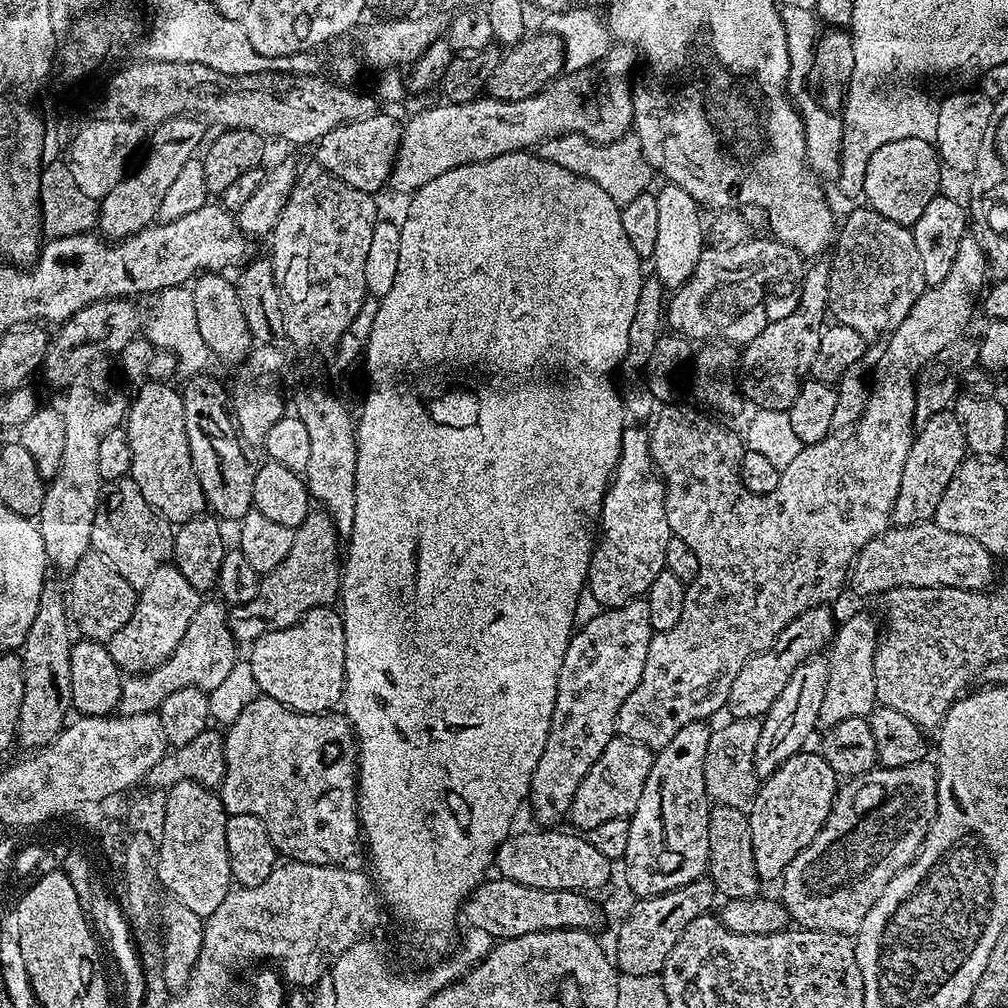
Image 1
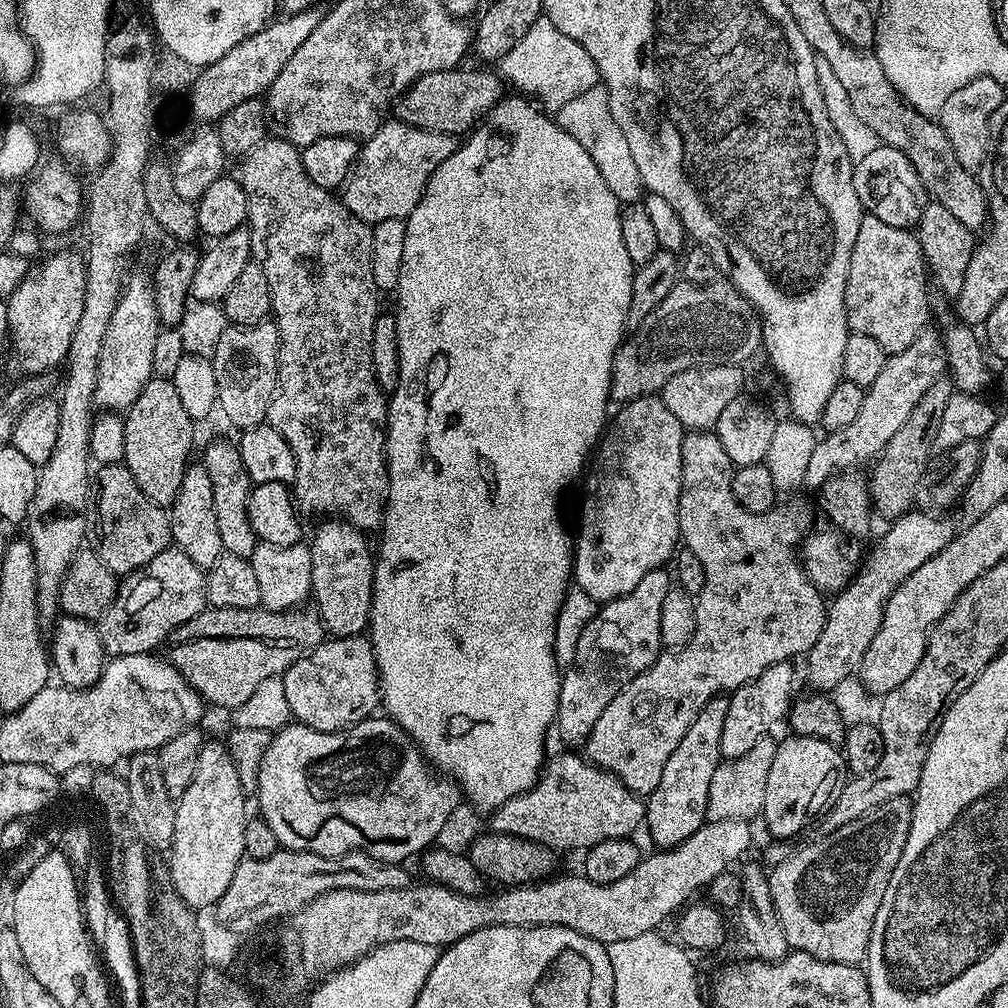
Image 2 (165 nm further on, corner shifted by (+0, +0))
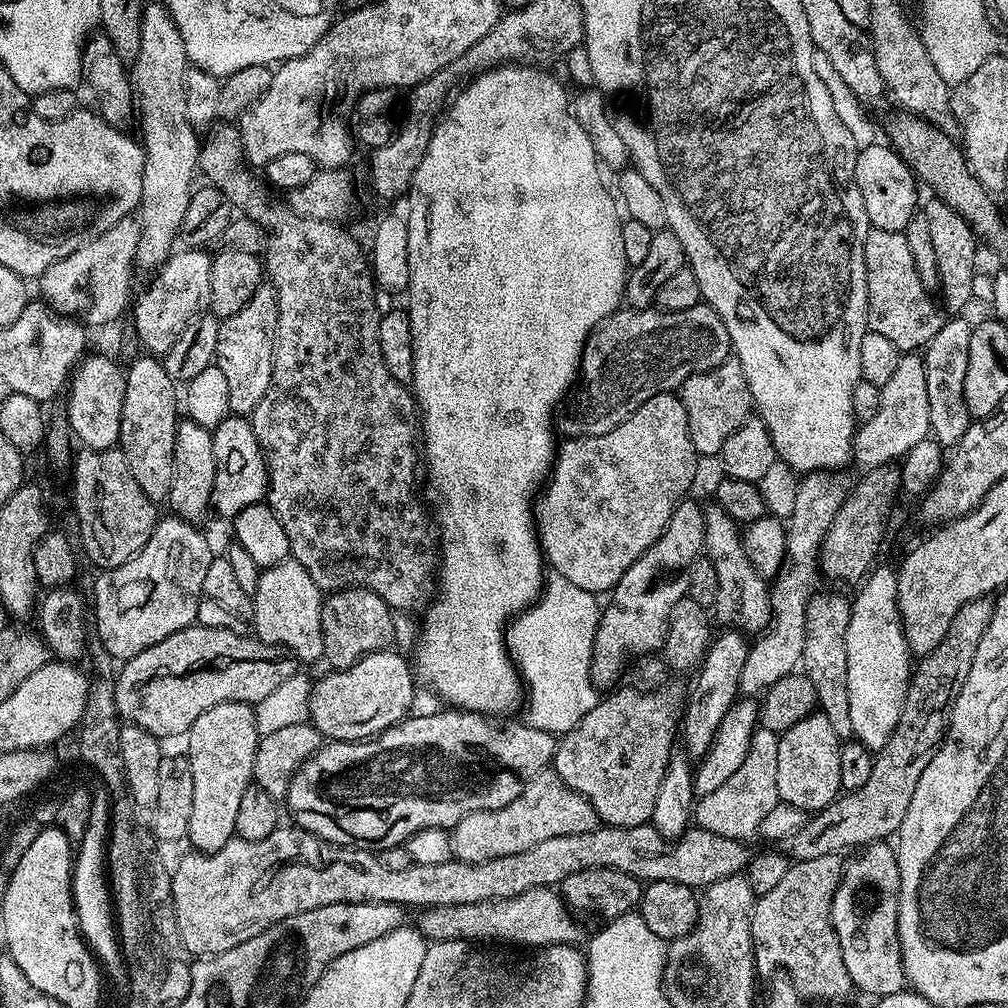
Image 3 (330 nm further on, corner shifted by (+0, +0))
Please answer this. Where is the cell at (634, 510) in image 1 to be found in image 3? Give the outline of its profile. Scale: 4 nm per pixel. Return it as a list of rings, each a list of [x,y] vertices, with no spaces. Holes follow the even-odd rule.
[[[675,391],[654,394],[654,398],[642,402],[642,406],[638,406],[638,410],[634,410],[634,414],[627,416],[621,424],[614,426],[614,430],[597,436],[568,438],[563,443],[559,445],[554,457],[550,479],[534,504],[534,523],[540,541],[540,551],[544,553],[547,567],[555,575],[566,578],[566,582],[574,582],[574,586],[593,594],[599,594],[599,592],[608,594],[616,587],[622,574],[626,574],[626,570],[630,570],[630,566],[634,566],[634,562],[638,562],[638,558],[642,558],[642,554],[646,554],[646,550],[650,550],[650,546],[654,546],[654,542],[658,542],[658,538],[666,530],[674,510],[681,500],[689,495],[688,487],[691,486],[692,479],[696,476],[698,457],[694,450],[694,442],[690,442],[690,426],[686,422],[686,406],[682,406],[679,395]]]

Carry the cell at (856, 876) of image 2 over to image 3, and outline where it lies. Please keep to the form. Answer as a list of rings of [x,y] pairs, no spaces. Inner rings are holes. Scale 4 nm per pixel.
[[[834,855],[795,861],[782,882],[752,905],[752,951],[757,973],[776,969],[788,972],[801,996],[809,1001],[840,1000],[853,991],[830,919],[832,899],[840,885],[840,859]]]

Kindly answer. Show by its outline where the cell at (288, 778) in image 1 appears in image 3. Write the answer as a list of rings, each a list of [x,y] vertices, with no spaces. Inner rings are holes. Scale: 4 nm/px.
[[[463,710],[444,711],[448,712],[436,712],[433,716],[409,715],[401,720],[399,724],[395,724],[393,728],[386,729],[380,735],[373,736],[370,740],[325,743],[316,751],[315,756],[311,756],[296,771],[294,778],[290,782],[286,805],[288,804],[289,810],[292,811],[291,823],[297,828],[306,830],[309,834],[315,836],[317,840],[325,844],[335,844],[345,850],[363,848],[379,854],[386,851],[387,848],[401,847],[411,836],[427,828],[447,828],[451,830],[455,828],[458,821],[470,814],[481,812],[482,810],[498,810],[502,806],[514,802],[514,798],[518,798],[518,794],[522,794],[524,786],[529,784],[539,772],[545,771],[556,759],[558,740],[551,732],[531,728],[526,722],[508,724],[503,728],[500,722],[493,723],[489,717],[479,712],[465,712]]]

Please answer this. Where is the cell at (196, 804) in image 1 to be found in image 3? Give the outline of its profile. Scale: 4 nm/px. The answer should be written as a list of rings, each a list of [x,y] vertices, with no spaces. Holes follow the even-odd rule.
[[[225,702],[220,706],[213,706],[210,710],[206,710],[205,713],[199,715],[198,720],[194,722],[191,729],[189,729],[186,735],[186,741],[188,741],[188,749],[186,749],[186,755],[190,762],[190,774],[194,774],[194,810],[190,813],[190,826],[188,827],[188,834],[186,837],[187,843],[192,843],[191,846],[198,852],[216,852],[222,846],[226,846],[228,840],[233,839],[236,836],[236,823],[238,822],[238,805],[242,802],[242,794],[246,794],[246,790],[253,783],[252,771],[254,770],[254,754],[256,748],[260,744],[261,736],[256,729],[256,709],[253,705],[243,704],[242,702]]]

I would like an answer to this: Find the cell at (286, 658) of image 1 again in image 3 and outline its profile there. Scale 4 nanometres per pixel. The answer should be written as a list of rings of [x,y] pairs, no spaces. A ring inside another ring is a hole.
[[[385,650],[363,656],[354,666],[329,671],[313,683],[308,720],[321,737],[332,742],[370,740],[399,724],[413,711],[417,681],[414,668],[399,656],[399,651]]]

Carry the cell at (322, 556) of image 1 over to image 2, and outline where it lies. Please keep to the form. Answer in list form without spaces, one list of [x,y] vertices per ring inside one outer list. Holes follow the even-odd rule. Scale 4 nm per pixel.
[[[206,606],[197,616],[190,618],[190,622],[182,622],[171,634],[173,645],[190,642],[194,639],[218,638],[238,639],[256,638],[260,640],[291,640],[301,644],[304,648],[317,648],[324,643],[326,633],[320,615],[314,610],[303,612],[303,607],[297,606],[286,612],[275,612],[263,606],[258,608],[214,608]]]

